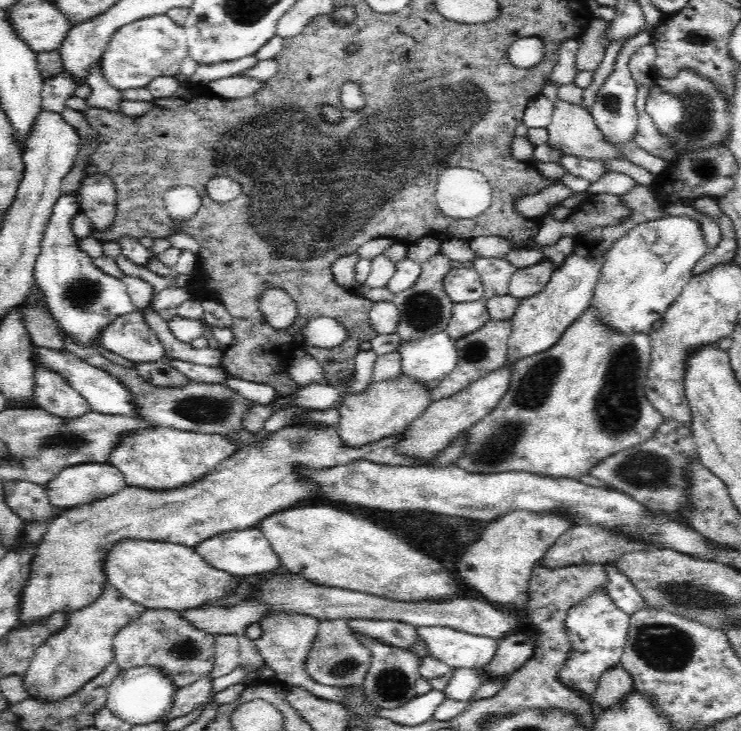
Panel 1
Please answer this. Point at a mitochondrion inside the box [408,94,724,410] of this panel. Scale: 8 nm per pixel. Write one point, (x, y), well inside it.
(699, 168)

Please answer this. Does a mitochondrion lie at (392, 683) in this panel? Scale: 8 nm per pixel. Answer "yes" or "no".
yes

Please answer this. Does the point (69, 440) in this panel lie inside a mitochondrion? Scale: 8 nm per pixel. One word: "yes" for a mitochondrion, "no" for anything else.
yes

